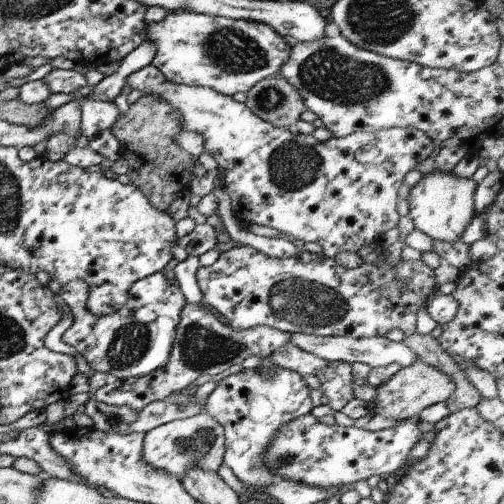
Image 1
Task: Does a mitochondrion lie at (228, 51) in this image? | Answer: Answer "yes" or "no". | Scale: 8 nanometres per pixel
yes

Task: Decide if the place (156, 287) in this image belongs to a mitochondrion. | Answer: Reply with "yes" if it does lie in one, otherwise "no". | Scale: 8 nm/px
no

